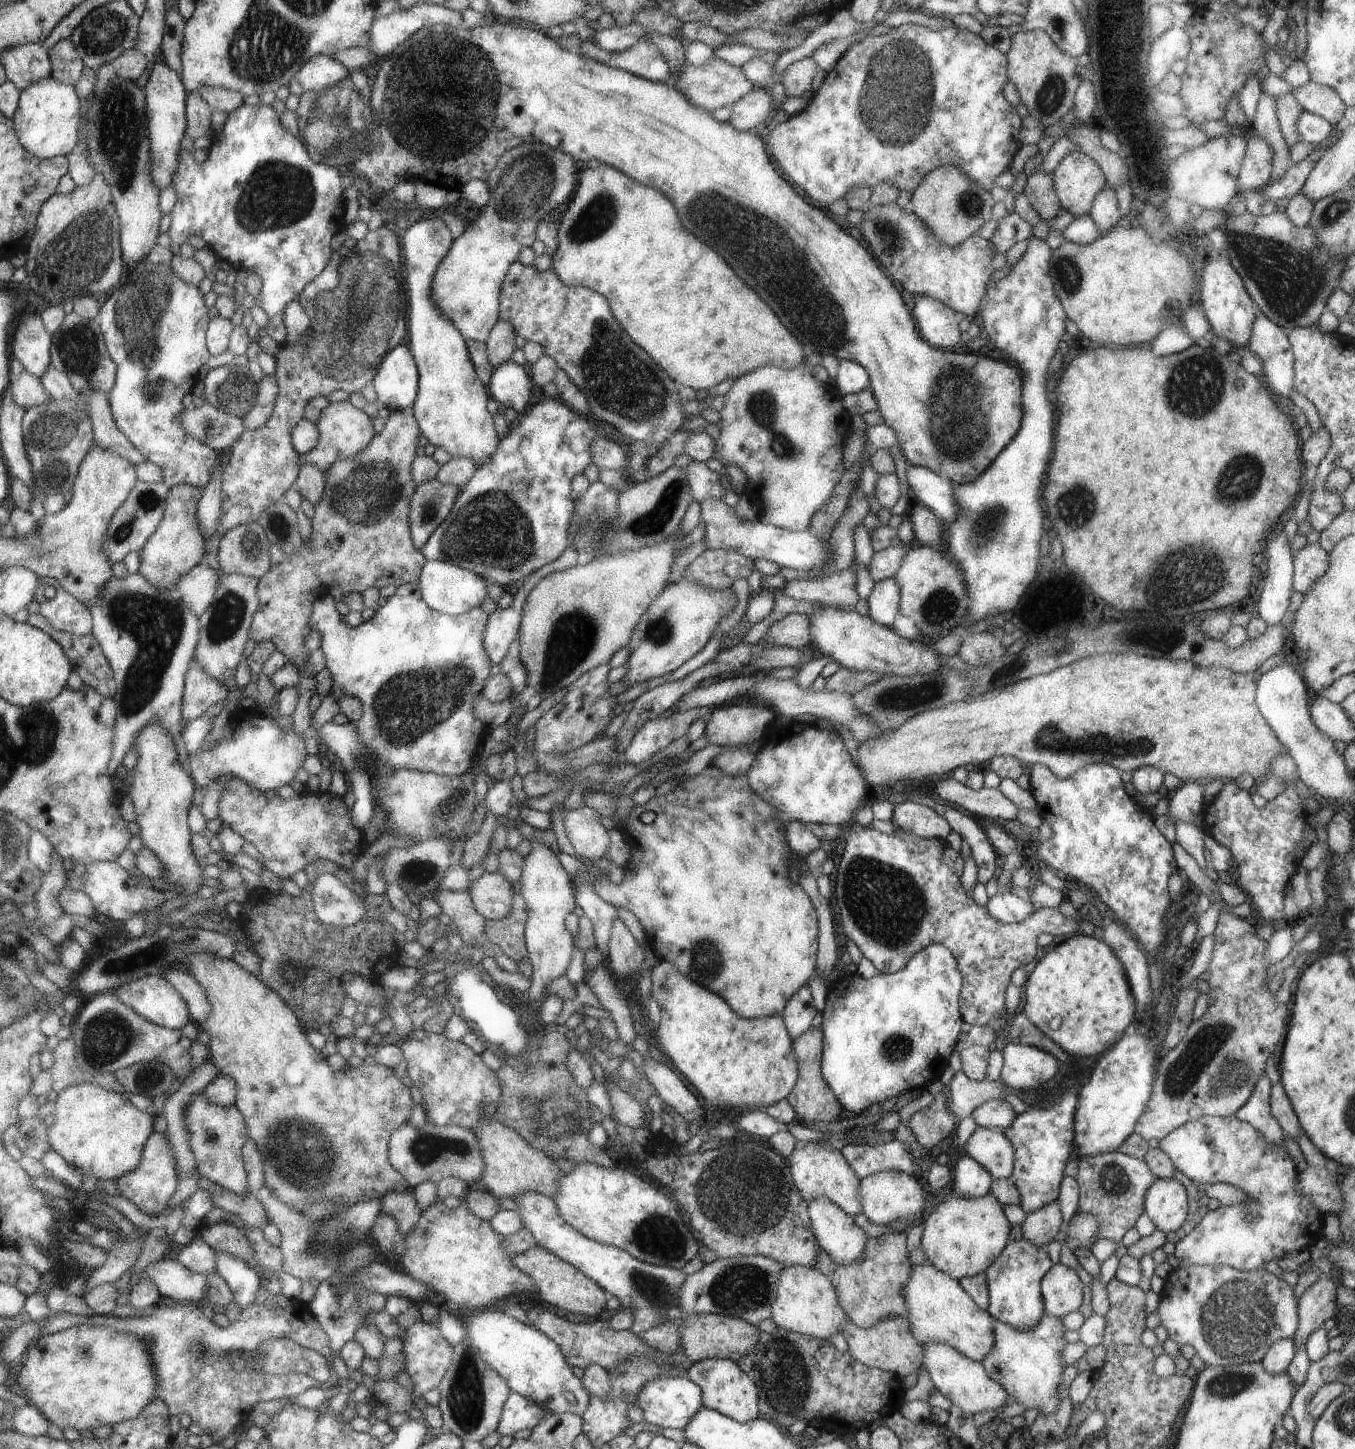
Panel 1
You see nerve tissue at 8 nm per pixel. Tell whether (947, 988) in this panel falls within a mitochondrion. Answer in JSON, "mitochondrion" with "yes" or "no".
{"mitochondrion":"no"}

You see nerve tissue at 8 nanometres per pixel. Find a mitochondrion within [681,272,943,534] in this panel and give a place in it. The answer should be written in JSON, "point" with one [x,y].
{"point":[762,406]}

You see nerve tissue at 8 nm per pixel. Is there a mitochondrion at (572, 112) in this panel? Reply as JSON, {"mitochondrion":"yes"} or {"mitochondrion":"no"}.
{"mitochondrion":"no"}

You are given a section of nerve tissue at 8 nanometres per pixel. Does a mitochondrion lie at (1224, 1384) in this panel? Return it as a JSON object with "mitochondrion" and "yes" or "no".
{"mitochondrion":"yes"}

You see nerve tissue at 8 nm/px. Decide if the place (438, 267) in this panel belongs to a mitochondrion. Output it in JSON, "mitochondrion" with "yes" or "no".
{"mitochondrion":"no"}

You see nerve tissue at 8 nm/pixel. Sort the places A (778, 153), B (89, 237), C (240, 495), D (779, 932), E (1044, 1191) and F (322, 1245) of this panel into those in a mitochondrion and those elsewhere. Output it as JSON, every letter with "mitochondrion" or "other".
{"A":"other","B":"mitochondrion","C":"other","D":"other","E":"other","F":"mitochondrion"}

